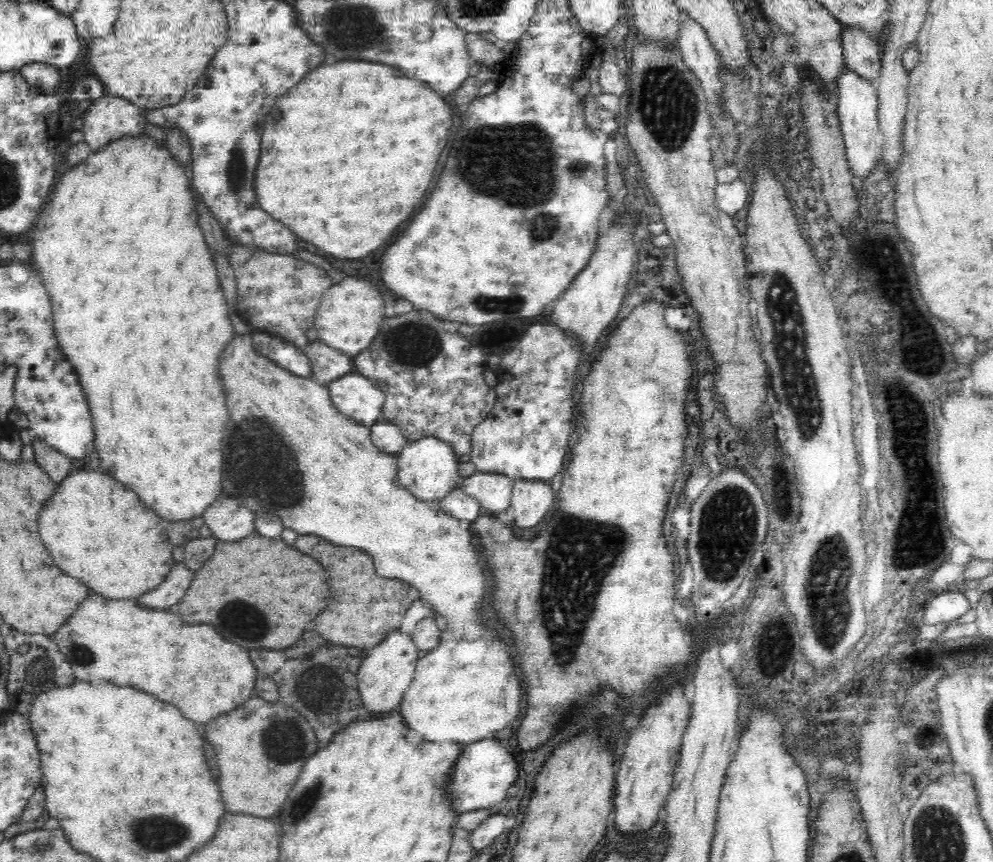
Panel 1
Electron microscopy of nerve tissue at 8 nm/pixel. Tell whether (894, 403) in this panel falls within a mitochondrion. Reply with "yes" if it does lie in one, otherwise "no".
yes

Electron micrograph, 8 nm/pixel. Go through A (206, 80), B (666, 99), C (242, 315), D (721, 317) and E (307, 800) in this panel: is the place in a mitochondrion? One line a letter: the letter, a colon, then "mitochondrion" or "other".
A: other
B: mitochondrion
C: other
D: other
E: mitochondrion

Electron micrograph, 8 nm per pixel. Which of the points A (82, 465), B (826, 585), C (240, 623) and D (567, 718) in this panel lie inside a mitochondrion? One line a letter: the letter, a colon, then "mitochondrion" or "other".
A: other
B: mitochondrion
C: mitochondrion
D: other

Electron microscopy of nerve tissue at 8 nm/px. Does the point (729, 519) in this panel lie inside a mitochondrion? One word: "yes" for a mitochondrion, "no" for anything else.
yes

